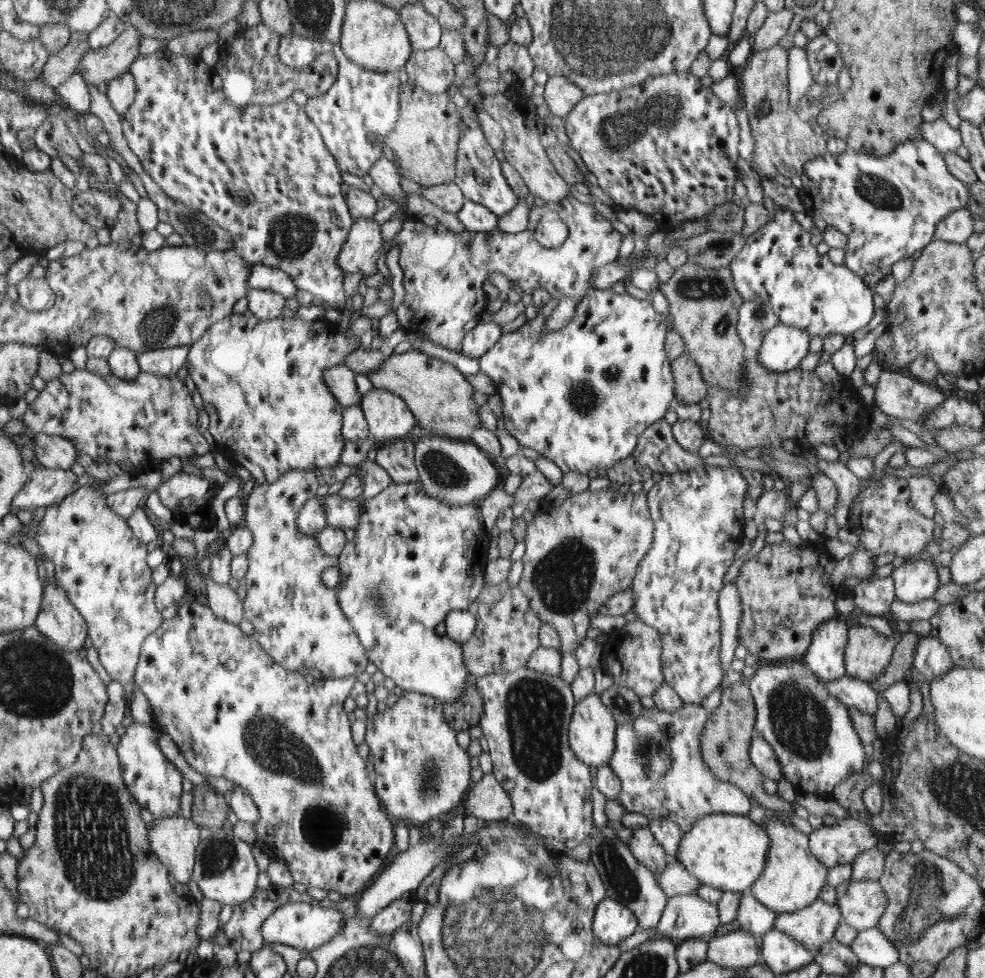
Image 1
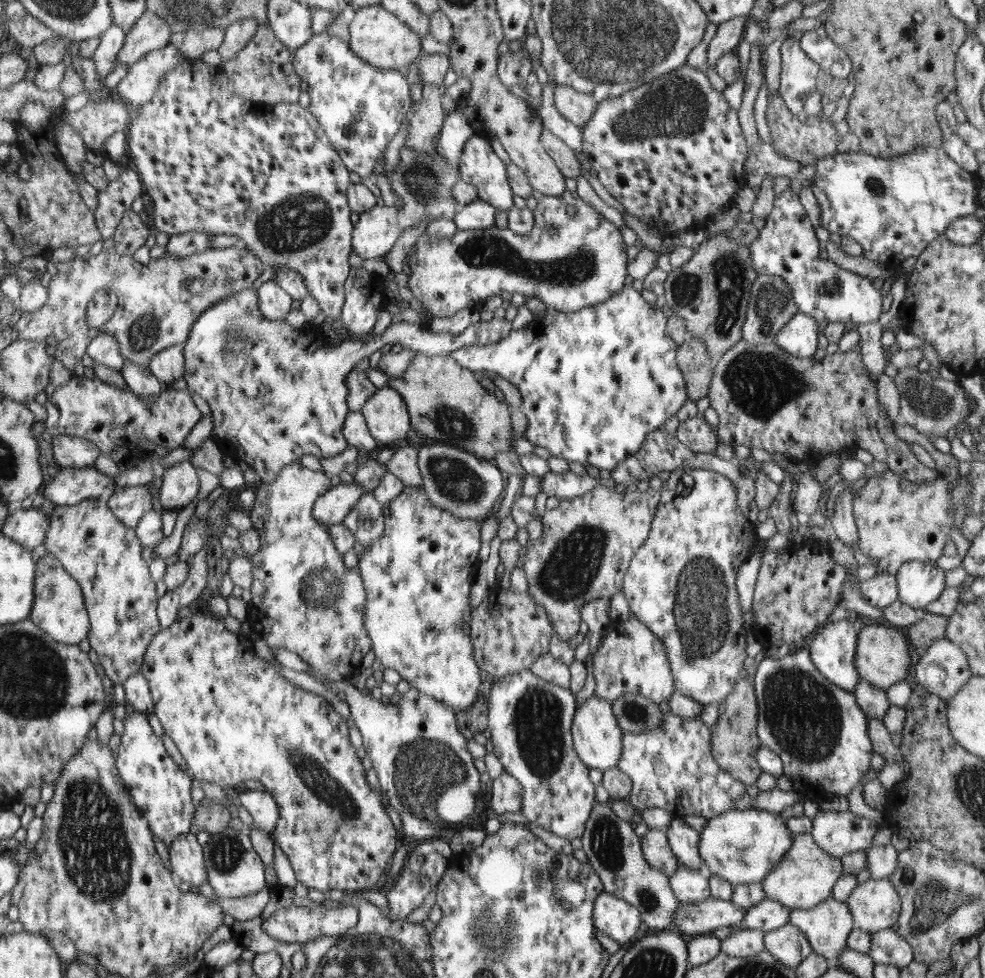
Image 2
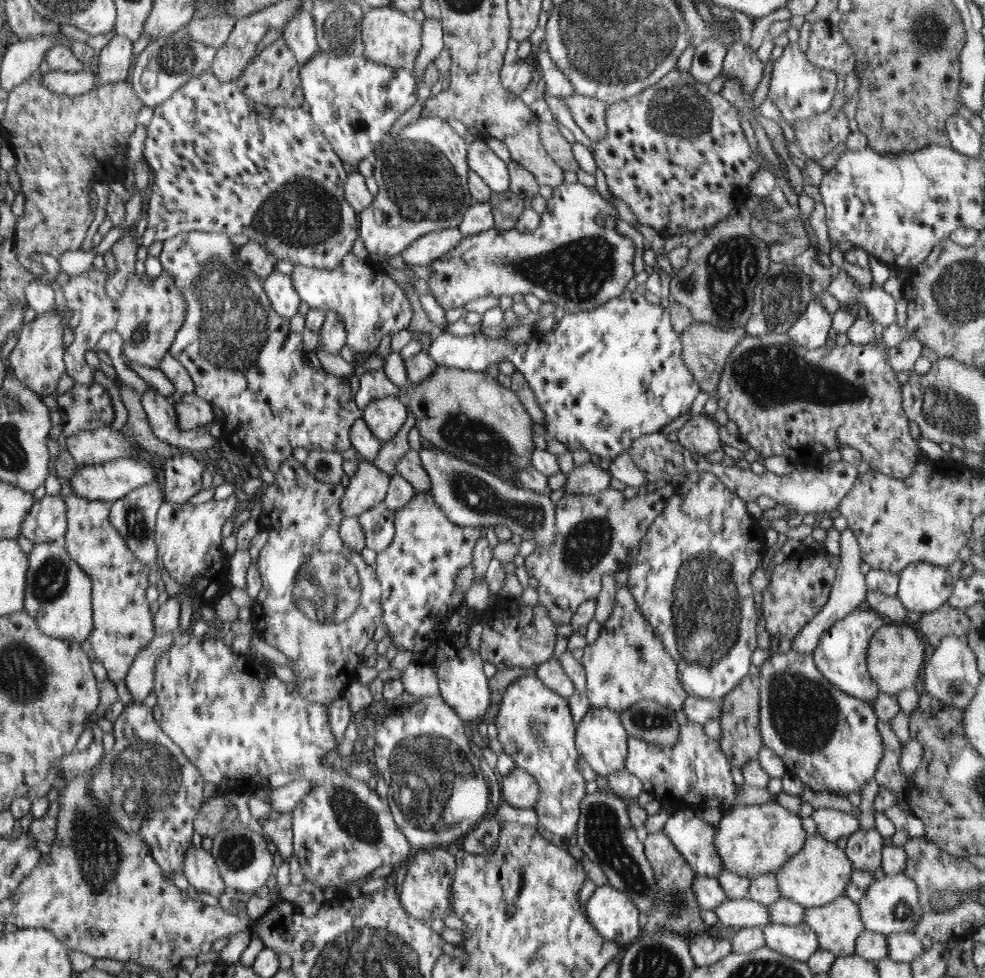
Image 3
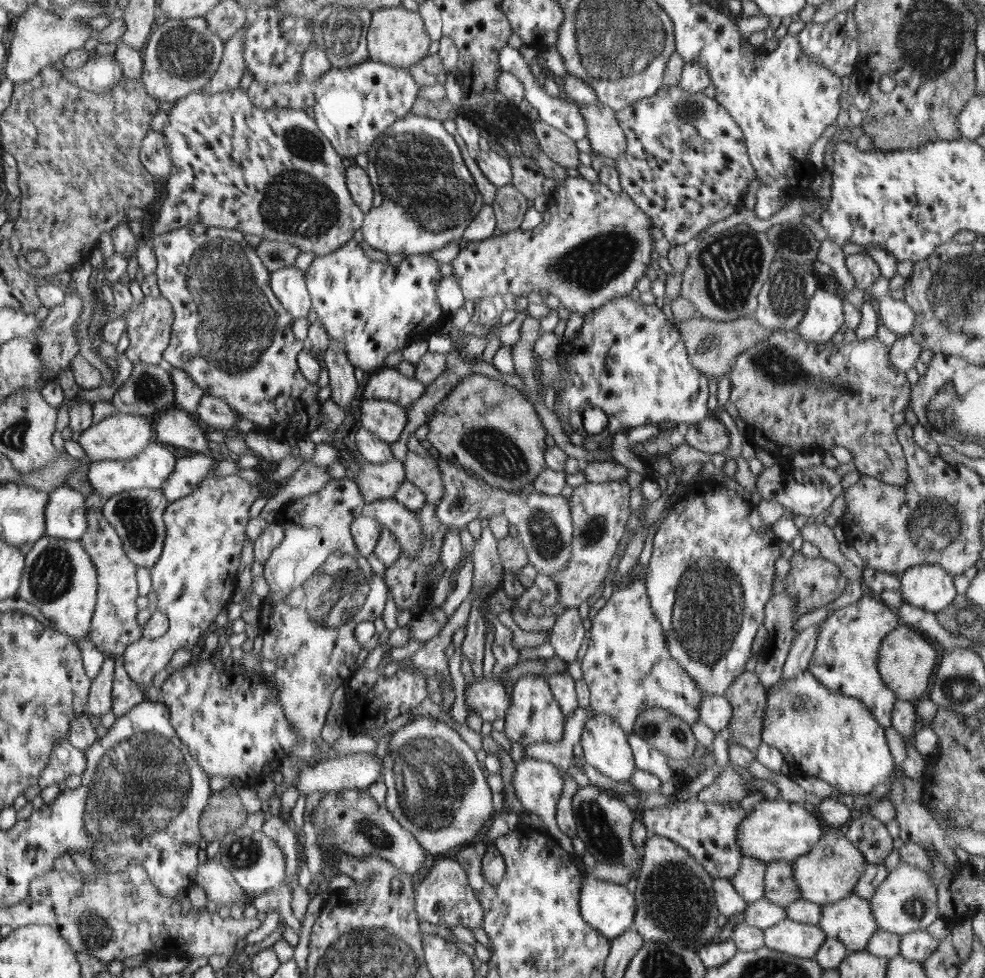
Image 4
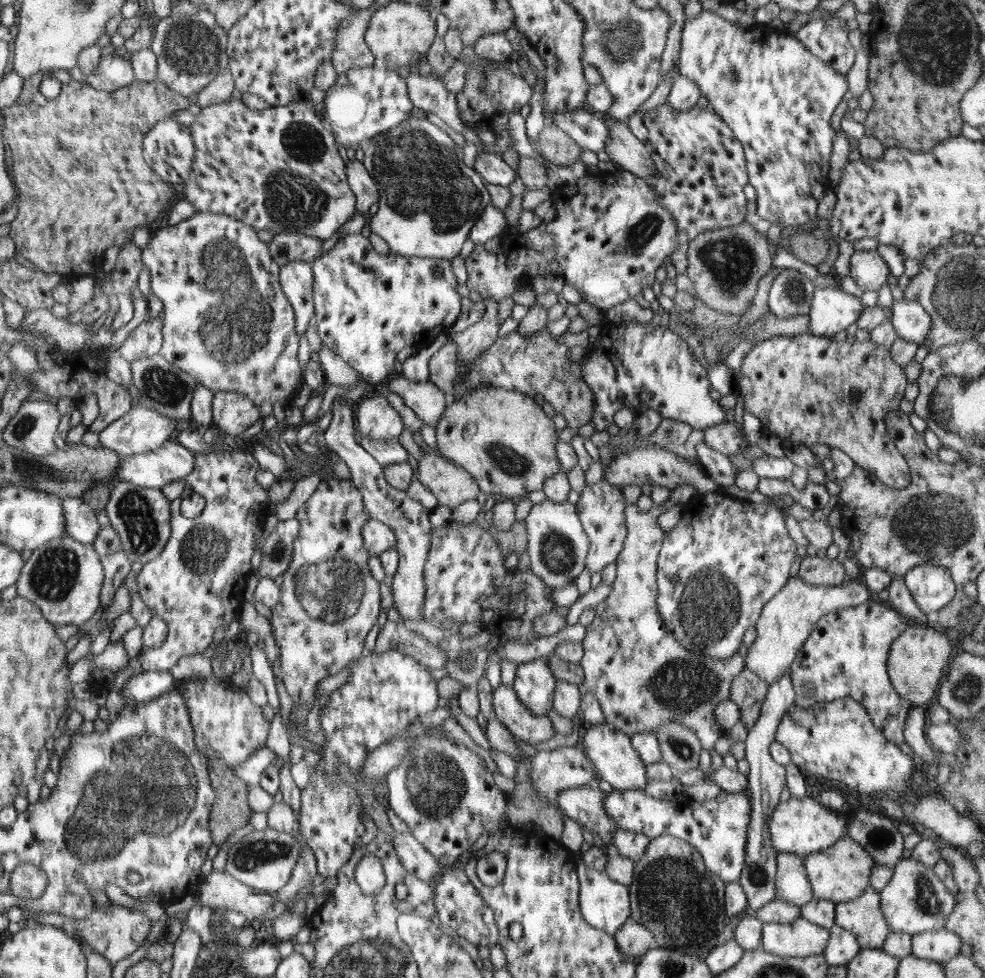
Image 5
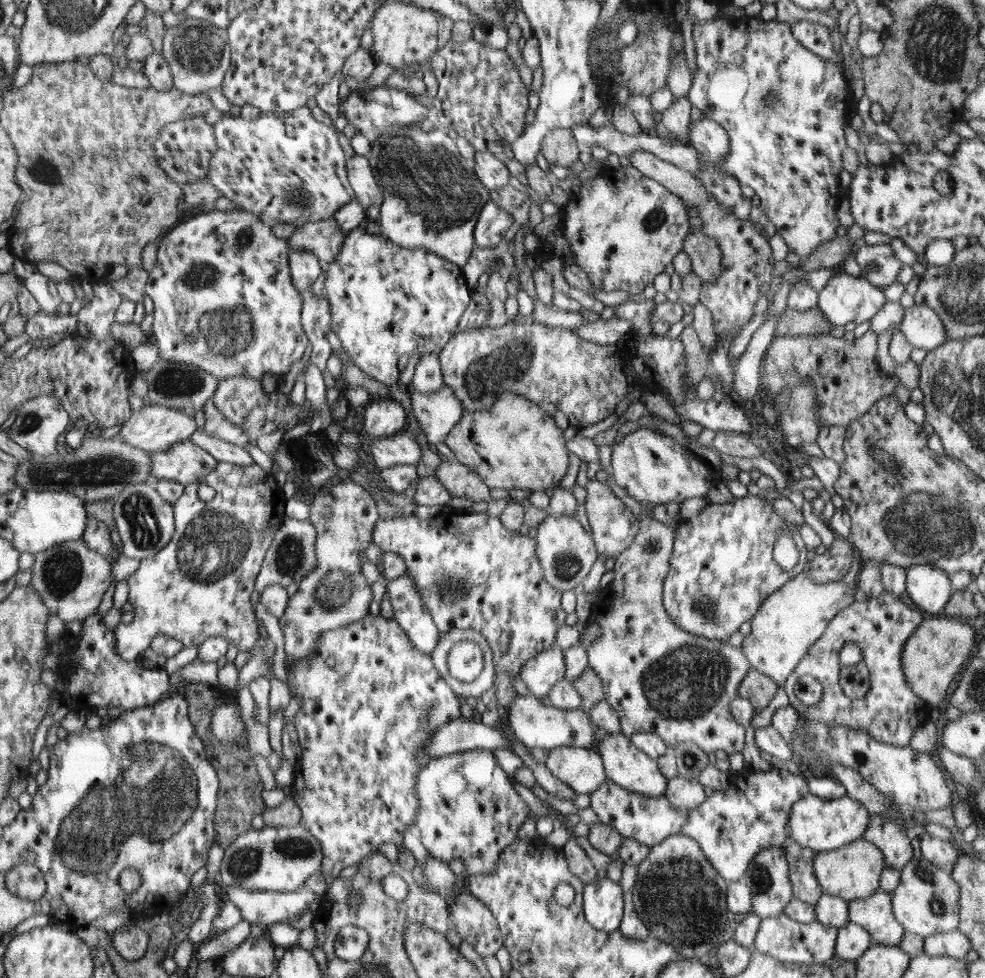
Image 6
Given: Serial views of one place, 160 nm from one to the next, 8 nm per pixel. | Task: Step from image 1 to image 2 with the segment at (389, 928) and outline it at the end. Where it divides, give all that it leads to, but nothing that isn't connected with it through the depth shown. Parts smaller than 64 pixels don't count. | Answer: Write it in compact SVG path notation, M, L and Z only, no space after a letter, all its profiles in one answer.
M436 838L419 842L413 845L410 850L408 863L402 874L396 877L395 887L386 894L390 913L387 918L395 920L406 920L407 916L416 910L424 902L424 898L437 888L437 884L442 880L444 873L450 867L450 858L454 854L446 838Z

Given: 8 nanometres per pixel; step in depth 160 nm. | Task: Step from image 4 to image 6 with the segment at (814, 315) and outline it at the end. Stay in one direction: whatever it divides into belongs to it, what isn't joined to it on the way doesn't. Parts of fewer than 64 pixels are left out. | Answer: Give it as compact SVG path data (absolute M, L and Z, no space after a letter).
M842 273L839 276L830 277L826 286L819 292L818 308L825 317L836 326L844 326L848 322L857 325L870 320L886 304L883 288L870 284L863 277Z

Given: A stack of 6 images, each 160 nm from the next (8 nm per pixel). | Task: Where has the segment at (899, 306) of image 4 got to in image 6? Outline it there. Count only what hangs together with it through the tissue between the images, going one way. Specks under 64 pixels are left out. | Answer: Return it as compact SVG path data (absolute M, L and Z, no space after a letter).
M915 304L905 308L900 332L913 348L927 352L935 350L948 340L942 319L932 307L926 305Z

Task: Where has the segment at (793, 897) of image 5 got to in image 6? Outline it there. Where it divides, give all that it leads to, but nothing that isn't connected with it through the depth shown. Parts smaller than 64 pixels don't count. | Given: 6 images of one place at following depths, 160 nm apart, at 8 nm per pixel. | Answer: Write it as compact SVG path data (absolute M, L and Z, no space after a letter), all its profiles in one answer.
M794 841L785 842L782 849L788 861L793 896L802 902L815 905L823 895L823 890L813 869L816 853Z

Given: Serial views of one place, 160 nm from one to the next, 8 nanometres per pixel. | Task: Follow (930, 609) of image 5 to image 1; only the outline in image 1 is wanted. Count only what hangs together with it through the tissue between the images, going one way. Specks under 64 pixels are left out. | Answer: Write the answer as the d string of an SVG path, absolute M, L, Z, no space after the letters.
M916 560L893 570L895 598L901 602L916 603L932 599L941 583L936 567L929 561Z

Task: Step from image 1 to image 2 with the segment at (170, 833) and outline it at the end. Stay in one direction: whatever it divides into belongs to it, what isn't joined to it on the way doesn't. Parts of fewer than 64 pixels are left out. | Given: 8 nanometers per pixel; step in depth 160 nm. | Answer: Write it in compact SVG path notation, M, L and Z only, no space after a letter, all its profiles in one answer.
M188 832L180 835L170 845L169 854L174 873L178 880L189 882L193 888L209 882L203 846L196 842L197 836Z

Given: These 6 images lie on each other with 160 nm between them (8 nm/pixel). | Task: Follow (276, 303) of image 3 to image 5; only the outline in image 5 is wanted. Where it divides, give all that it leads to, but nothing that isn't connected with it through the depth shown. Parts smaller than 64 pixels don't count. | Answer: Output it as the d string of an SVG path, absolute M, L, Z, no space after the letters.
M303 260L289 262L279 272L284 294L295 309L295 329L300 337L306 336L308 324L315 316L313 280L313 265Z

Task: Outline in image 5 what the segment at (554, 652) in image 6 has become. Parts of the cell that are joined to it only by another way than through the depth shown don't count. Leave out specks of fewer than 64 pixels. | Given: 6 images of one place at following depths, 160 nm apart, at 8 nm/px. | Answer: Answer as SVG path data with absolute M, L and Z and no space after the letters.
M540 657L517 666L512 688L528 710L535 715L547 715L554 706L557 681L546 657Z

